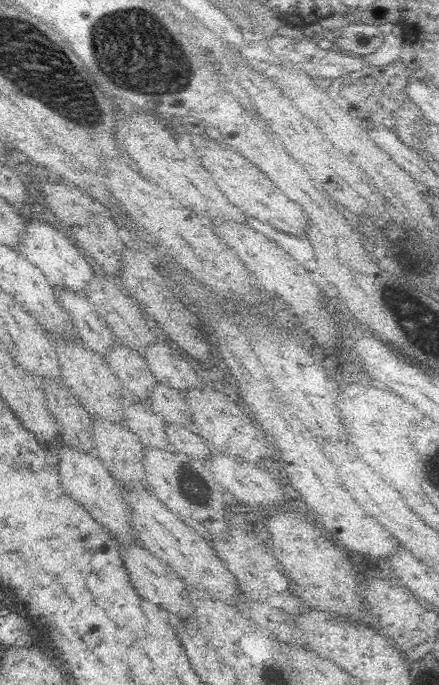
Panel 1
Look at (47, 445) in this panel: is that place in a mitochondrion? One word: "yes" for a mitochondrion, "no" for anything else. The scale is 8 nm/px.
no

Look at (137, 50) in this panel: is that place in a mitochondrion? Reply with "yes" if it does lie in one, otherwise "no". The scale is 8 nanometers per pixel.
yes

